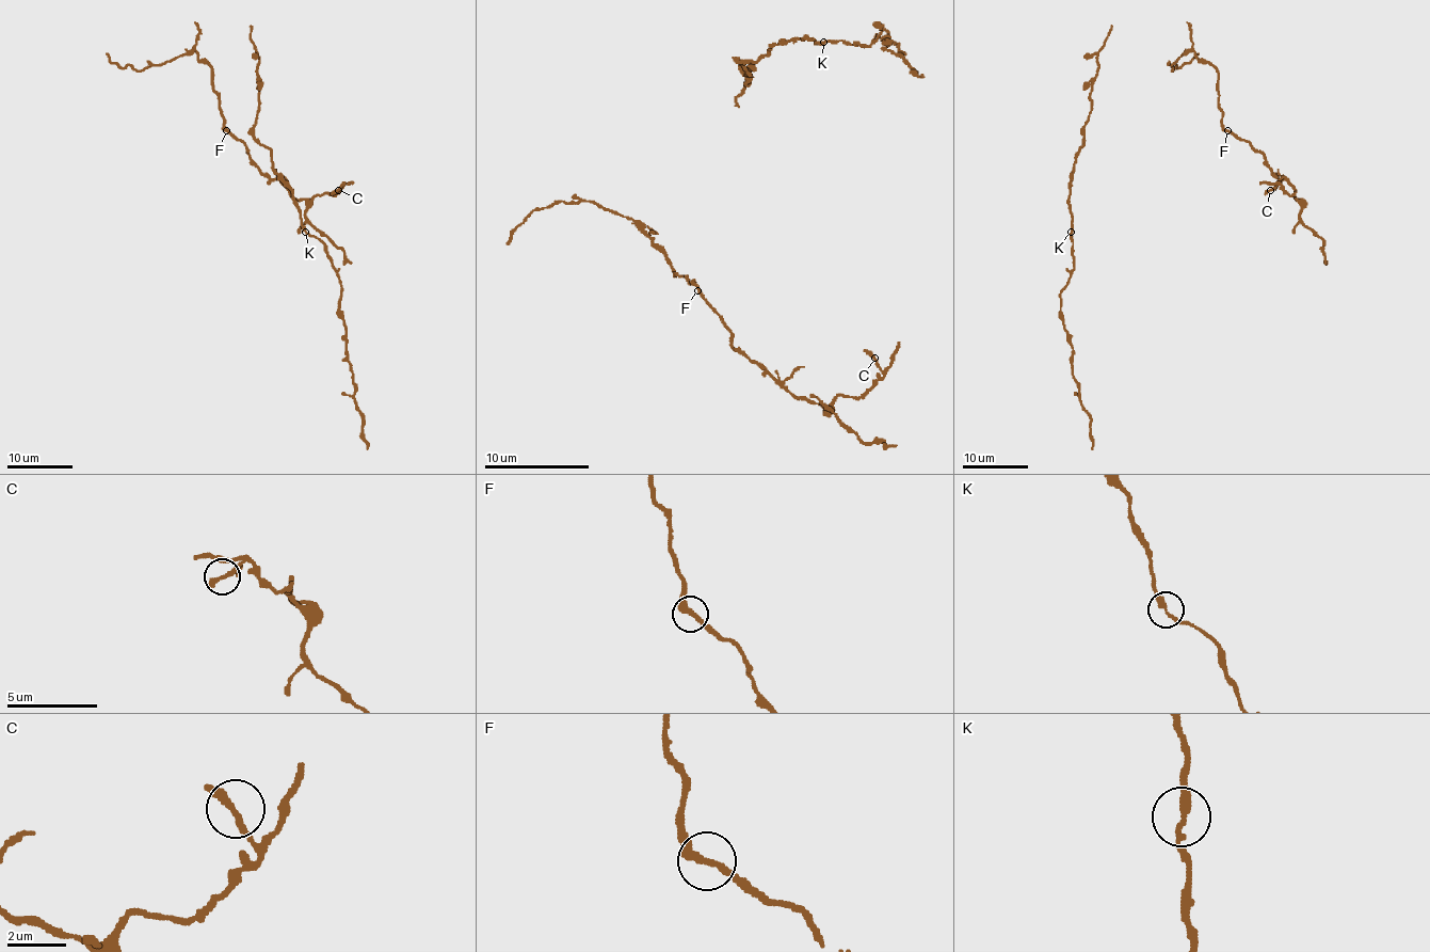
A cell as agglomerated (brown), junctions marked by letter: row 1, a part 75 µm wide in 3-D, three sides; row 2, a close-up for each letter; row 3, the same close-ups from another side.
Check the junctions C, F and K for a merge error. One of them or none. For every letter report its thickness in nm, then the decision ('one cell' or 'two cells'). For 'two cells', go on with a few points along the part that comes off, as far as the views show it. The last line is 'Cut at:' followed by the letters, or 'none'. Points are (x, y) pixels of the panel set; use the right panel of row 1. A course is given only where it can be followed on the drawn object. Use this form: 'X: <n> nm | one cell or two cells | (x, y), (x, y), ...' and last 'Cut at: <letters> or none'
C: 240 nm | one cell
F: 240 nm | one cell
K: 240 nm | one cell
Cut at: none

